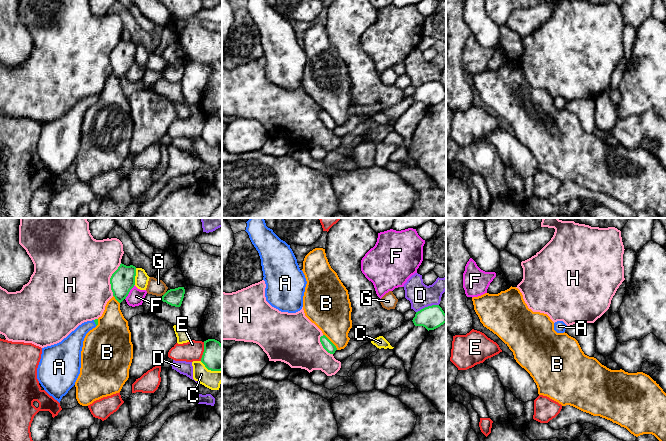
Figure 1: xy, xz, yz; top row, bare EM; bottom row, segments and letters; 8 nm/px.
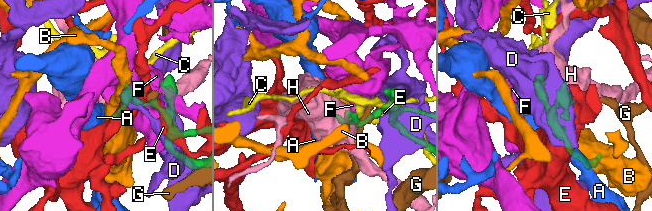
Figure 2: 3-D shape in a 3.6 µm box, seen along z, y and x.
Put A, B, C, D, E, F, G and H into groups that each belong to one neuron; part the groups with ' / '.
A / B / C / D / E / F / G / H

